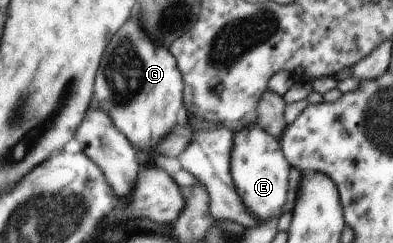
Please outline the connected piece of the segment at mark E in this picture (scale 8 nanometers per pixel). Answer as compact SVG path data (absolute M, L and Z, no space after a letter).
M258 122L247 128L237 128L232 150L231 172L245 204L261 219L261 223L280 218L290 193L288 177L290 173L294 173L294 166L282 151L280 139L268 133Z

